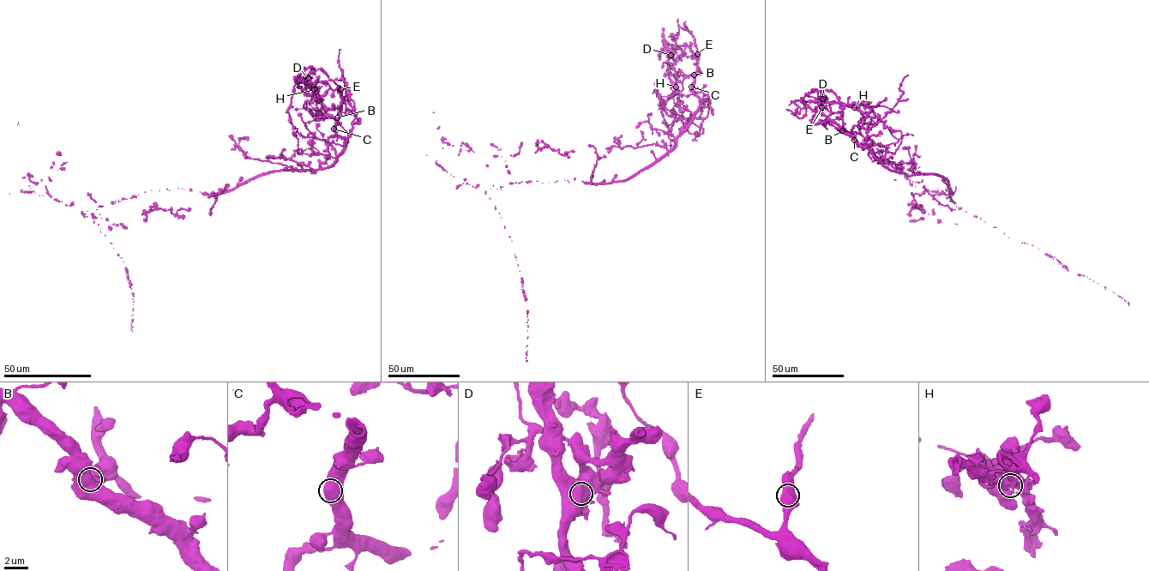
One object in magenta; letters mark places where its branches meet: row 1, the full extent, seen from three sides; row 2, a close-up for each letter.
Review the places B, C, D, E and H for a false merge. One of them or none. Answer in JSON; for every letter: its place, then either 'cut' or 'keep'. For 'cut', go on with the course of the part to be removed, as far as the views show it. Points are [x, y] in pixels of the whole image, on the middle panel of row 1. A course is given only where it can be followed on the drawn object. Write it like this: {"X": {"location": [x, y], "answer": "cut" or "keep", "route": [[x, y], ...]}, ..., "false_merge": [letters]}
{"B": {"location": [694, 75], "answer": "keep"}, "C": {"location": [691, 87], "answer": "keep"}, "D": {"location": [670, 55], "answer": "cut", "route": [[670, 55], [670, 81], [678, 93], [681, 121], [685, 128]]}, "E": {"location": [697, 54], "answer": "keep"}, "H": {"location": [676, 87], "answer": "keep"}, "false_merge": ["D"]}

